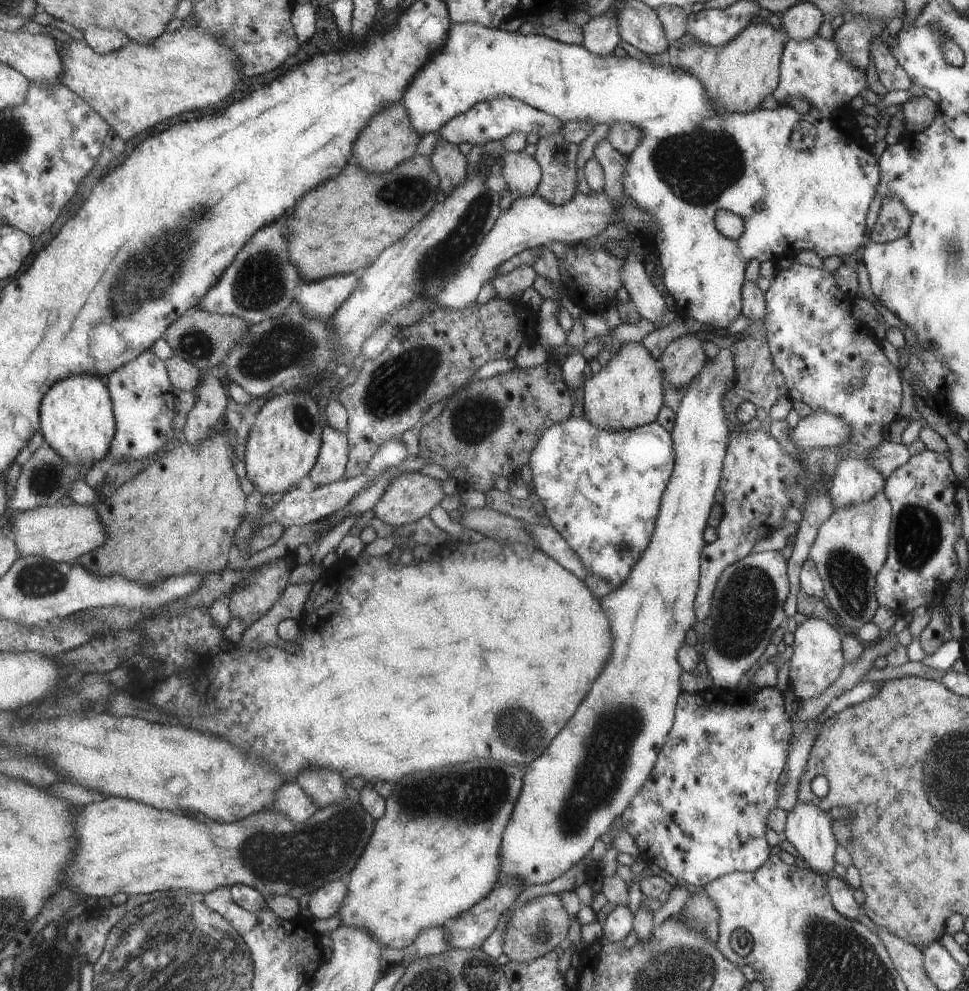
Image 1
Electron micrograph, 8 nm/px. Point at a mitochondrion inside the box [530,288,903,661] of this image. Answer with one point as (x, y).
(847, 573)

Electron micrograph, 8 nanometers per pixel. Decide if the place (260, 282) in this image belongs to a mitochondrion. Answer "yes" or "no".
yes

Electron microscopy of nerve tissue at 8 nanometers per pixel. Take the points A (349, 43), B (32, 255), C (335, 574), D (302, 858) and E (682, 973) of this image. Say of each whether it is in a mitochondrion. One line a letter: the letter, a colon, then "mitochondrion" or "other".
A: other
B: other
C: other
D: mitochondrion
E: mitochondrion

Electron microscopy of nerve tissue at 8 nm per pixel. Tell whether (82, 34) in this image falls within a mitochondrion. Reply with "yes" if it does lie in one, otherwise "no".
no

